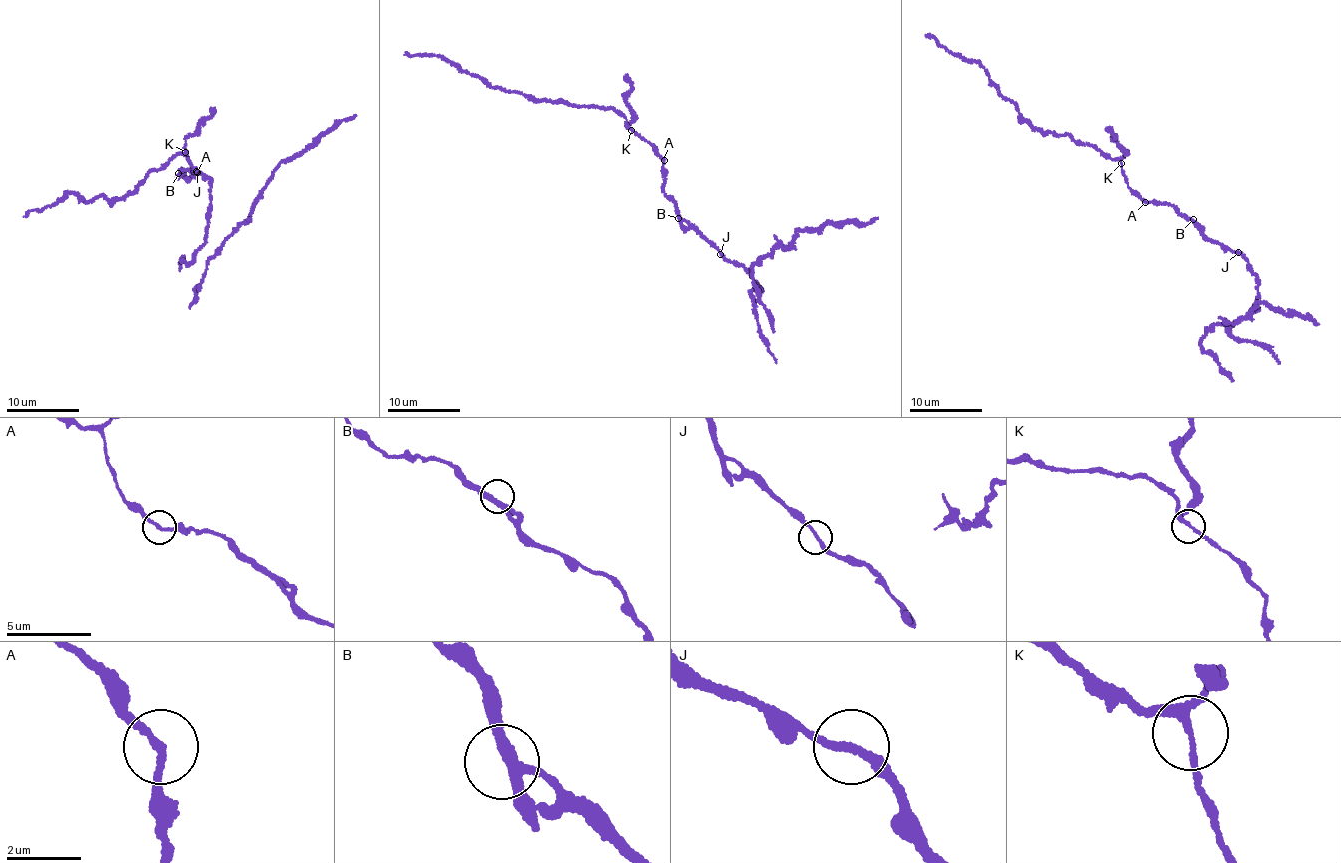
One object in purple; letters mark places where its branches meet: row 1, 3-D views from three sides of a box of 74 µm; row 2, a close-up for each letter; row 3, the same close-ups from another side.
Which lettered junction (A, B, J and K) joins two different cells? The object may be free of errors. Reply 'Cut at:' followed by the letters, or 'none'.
Cut at: none

